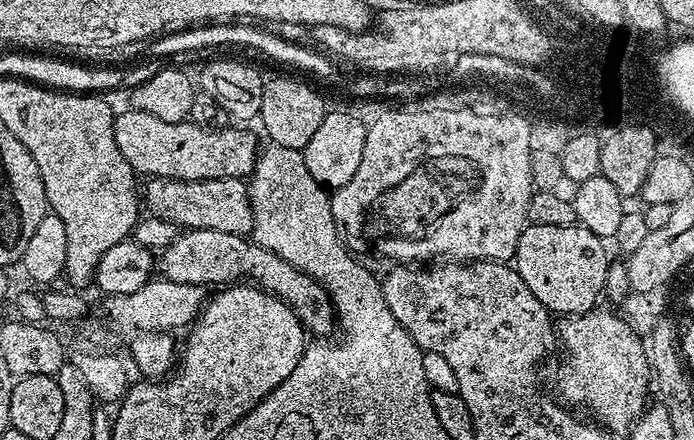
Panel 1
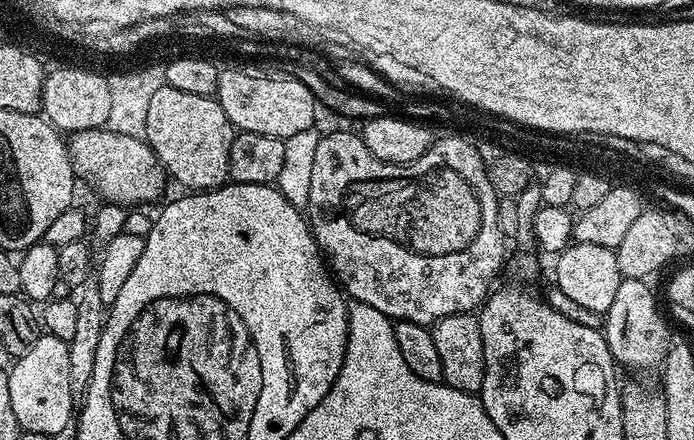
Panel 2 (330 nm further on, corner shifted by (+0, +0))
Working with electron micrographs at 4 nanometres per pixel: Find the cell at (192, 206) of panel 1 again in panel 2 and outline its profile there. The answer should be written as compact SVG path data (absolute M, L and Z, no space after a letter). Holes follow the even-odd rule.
M107 127L91 128L71 133L67 141L72 156L72 169L97 192L101 201L109 204L144 204L156 200L164 192L166 173L147 140L109 132Z

